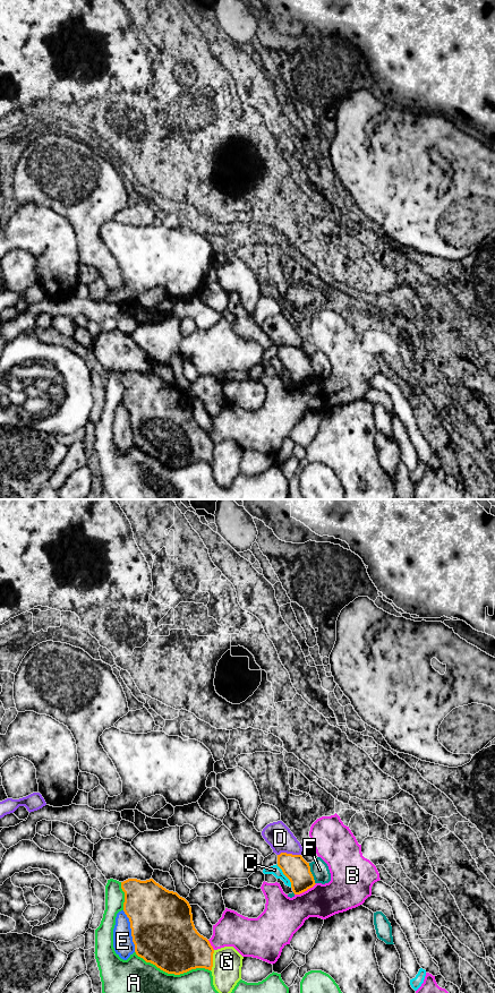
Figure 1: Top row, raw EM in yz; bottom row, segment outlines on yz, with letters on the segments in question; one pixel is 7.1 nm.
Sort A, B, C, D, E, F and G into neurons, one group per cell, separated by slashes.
A / B / C / D / E / F / G

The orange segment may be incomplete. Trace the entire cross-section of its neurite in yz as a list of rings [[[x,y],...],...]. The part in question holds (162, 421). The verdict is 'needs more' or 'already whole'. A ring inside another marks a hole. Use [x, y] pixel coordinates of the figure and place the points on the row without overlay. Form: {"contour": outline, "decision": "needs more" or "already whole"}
{"contour": [[[128,371],[121,375],[121,382],[125,385],[123,404],[130,414],[138,450],[168,466],[180,468],[196,461],[212,463],[214,442],[195,421],[191,400],[185,391],[167,383],[153,371]]], "decision": "already whole"}

